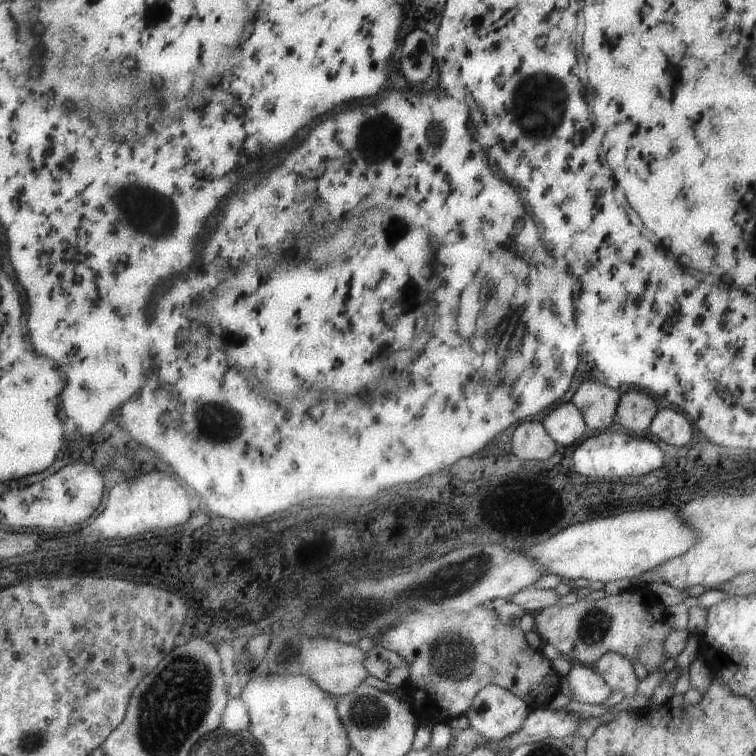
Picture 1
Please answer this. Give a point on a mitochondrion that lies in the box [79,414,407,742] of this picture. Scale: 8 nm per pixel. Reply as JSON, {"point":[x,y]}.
{"point":[367,712]}

